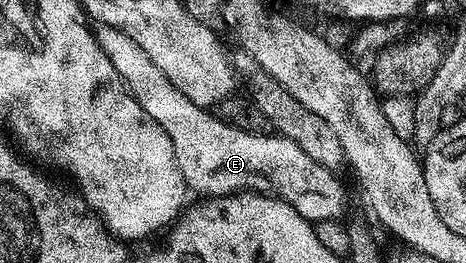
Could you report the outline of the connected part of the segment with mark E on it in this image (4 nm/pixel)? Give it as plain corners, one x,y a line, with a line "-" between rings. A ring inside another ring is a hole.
101,28
97,36
97,42
101,51
112,63
114,70
126,84
126,90
130,96
138,102
140,109
168,133
168,141
172,141
172,149
176,157
176,165
184,177
187,188
191,192
199,191
197,194
202,197
213,197
215,195
233,195
240,191
257,191
260,195
273,195
275,199
282,199
288,205
300,213
300,217
309,219
311,223
319,223
325,219
338,219
341,216
342,183
335,172
329,171
324,165
312,161
296,141
288,141
288,137
277,133
248,133
228,125
224,120
218,118
213,110
196,105
152,65
152,57
128,37
128,33
120,33
110,28

